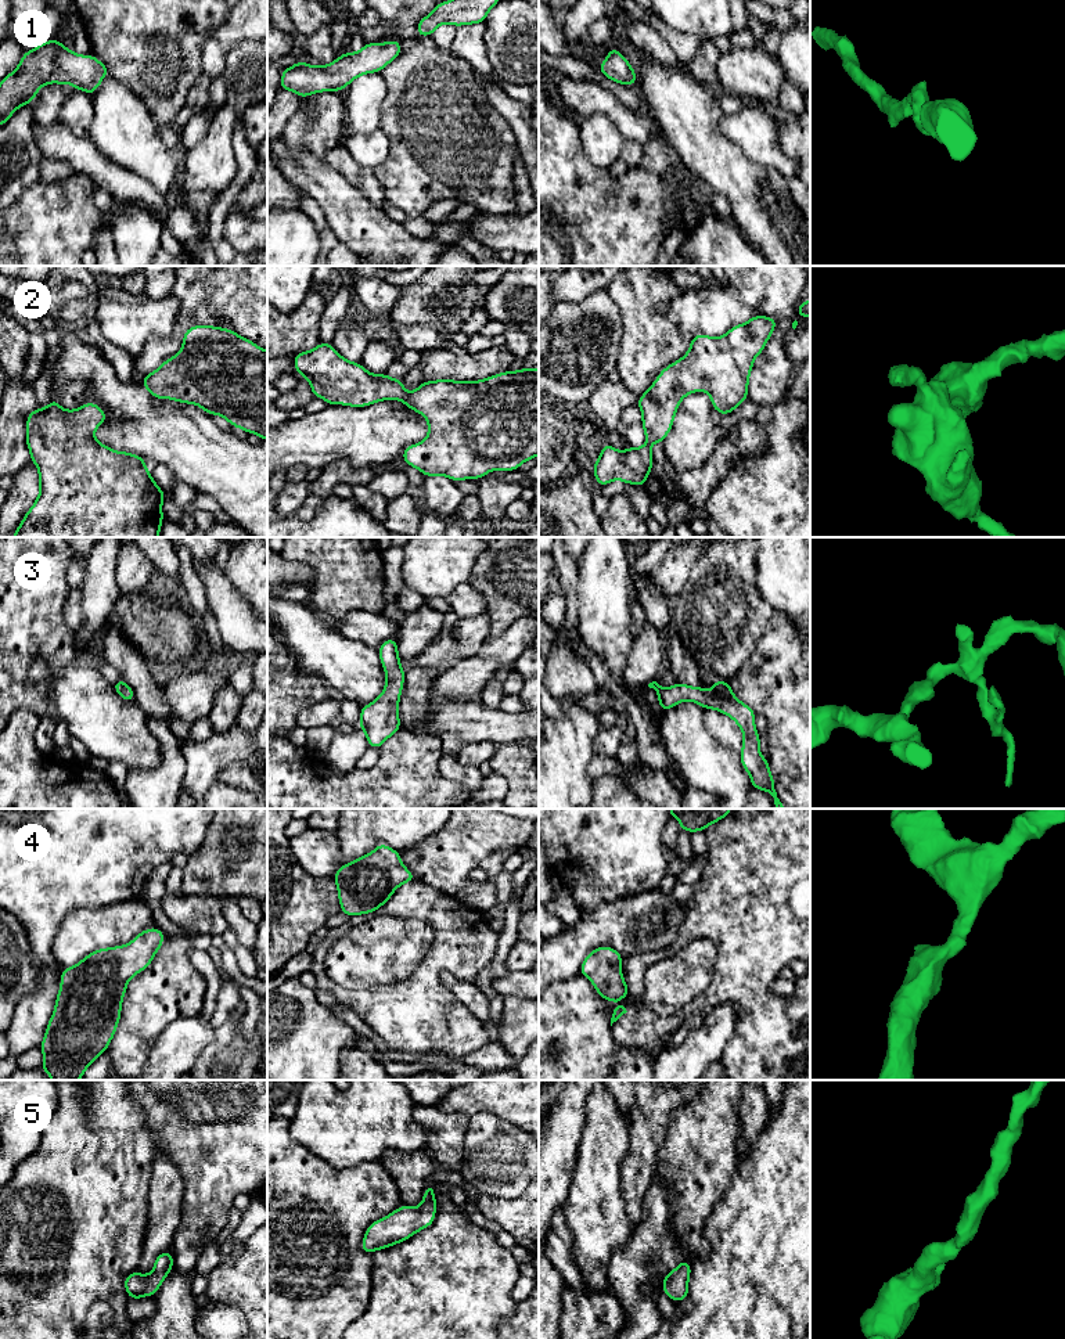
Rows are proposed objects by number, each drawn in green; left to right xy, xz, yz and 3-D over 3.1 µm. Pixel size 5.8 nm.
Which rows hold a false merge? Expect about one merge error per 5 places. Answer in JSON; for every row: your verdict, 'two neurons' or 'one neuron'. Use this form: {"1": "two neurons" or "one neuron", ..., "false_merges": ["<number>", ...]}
{"1": "one neuron", "2": "one neuron", "3": "one neuron", "4": "one neuron", "5": "one neuron", "false_merges": []}

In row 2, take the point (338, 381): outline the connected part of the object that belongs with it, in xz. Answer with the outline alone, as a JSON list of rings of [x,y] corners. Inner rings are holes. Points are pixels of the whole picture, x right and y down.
[[[320,342],[314,349],[295,354],[294,363],[295,372],[309,381],[313,397],[324,399],[328,406],[367,407],[375,402],[402,400],[406,407],[424,415],[428,420],[427,439],[407,446],[402,457],[409,467],[418,468],[425,478],[442,475],[454,482],[482,479],[490,471],[517,471],[521,464],[539,456],[539,368],[508,370],[479,381],[422,381],[415,390],[407,393],[403,378],[392,379],[386,372],[371,374],[361,363],[343,359],[332,343]]]

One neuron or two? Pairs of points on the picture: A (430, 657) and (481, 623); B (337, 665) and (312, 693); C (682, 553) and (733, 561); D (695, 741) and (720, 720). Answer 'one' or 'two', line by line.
A: one
B: two
C: two
D: two

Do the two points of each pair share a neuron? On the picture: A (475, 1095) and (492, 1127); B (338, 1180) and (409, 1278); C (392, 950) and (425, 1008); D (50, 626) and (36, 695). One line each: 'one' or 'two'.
A: two
B: two
C: two
D: one

